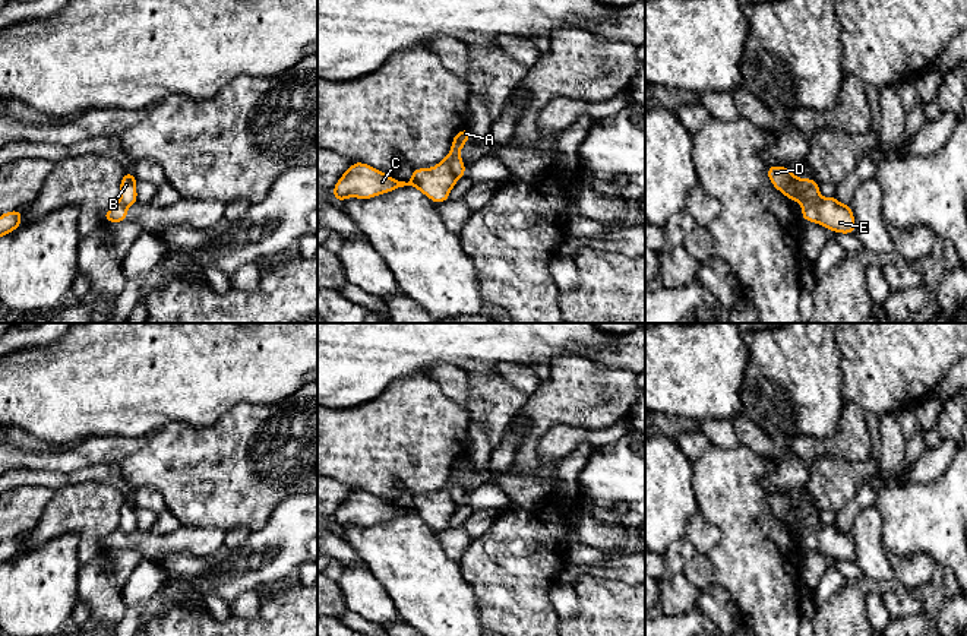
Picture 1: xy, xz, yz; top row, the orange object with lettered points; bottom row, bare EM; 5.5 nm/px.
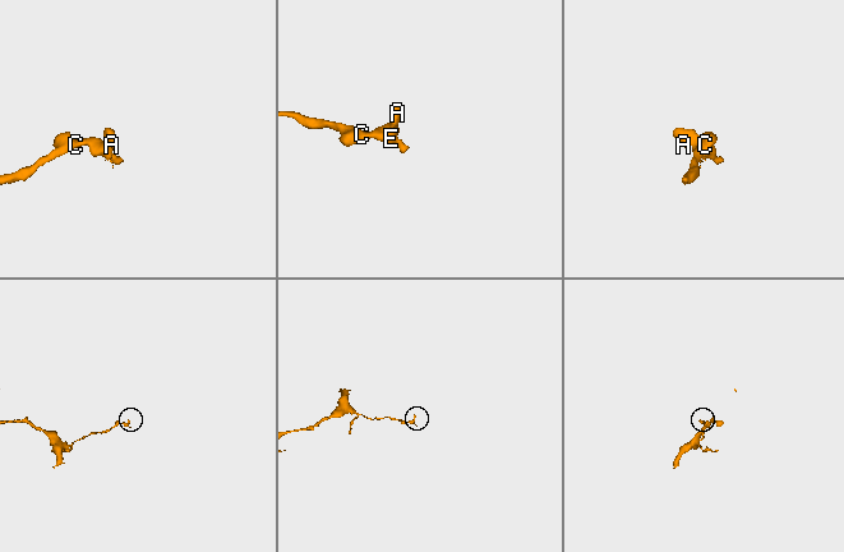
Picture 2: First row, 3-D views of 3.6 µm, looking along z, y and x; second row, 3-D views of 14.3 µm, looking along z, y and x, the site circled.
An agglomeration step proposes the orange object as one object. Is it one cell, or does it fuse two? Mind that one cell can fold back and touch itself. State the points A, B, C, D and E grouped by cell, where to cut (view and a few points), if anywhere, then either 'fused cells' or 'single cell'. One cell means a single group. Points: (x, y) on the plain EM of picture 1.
A B D / C E | xz (448, 481), (451, 499), (458, 506) | fused cells

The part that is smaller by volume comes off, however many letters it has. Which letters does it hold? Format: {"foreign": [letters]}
{"foreign": ["A", "B", "D"]}

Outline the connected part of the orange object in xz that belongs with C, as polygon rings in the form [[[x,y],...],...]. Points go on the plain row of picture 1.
[[[449,481],[432,496],[414,496],[408,510],[395,507],[391,503],[357,488],[339,504],[331,520],[338,531],[341,531],[347,525],[366,528],[404,513],[413,513],[432,529],[443,531],[449,528],[449,520],[456,509],[458,504],[451,497]]]

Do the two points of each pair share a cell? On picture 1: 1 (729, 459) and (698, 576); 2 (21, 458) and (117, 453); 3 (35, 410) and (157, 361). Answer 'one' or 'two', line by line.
1: two
2: one
3: one

